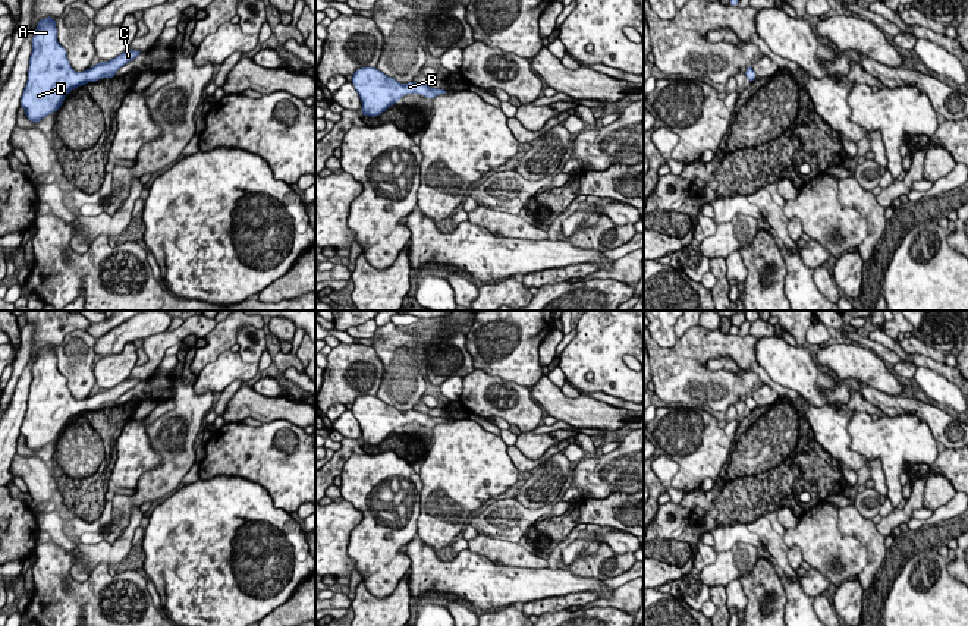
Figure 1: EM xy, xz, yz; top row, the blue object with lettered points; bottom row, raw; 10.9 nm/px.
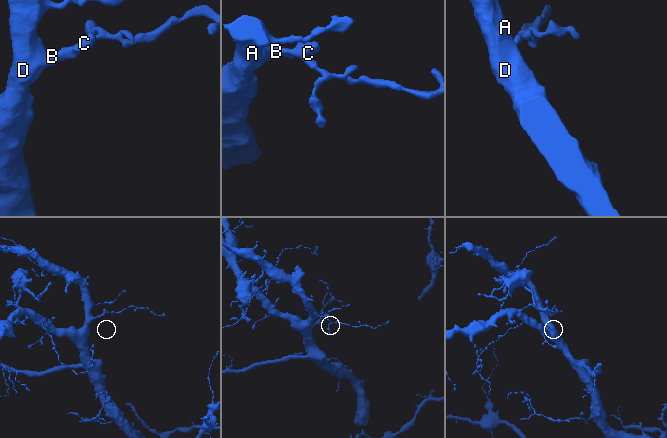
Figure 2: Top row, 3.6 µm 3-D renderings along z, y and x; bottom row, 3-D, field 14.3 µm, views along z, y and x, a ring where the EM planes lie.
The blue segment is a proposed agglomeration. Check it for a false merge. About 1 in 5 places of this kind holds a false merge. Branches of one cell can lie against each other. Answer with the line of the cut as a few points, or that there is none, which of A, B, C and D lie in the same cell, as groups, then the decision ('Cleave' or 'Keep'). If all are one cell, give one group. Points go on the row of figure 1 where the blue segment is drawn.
No split. Groups: A B C D. Keep

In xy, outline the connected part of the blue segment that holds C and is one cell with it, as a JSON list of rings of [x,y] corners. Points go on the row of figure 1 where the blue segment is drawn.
[[[41,19],[32,35],[28,81],[21,97],[21,107],[26,119],[38,123],[56,113],[65,97],[75,88],[101,78],[114,78],[116,72],[141,51],[126,50],[109,62],[98,62],[91,69],[75,72],[67,60],[66,50],[57,41],[56,19]]]

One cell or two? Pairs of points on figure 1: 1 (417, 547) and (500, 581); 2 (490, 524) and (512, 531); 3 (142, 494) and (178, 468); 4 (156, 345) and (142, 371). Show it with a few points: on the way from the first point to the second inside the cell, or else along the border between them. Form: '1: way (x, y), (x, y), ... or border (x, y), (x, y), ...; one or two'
1: way (436, 568), (446, 578), (474, 578), (480, 581); one
2: way (496, 524), (506, 525); one
3: way (151, 487), (169, 475); one
4: way (156, 351), (154, 359), (148, 365); one

